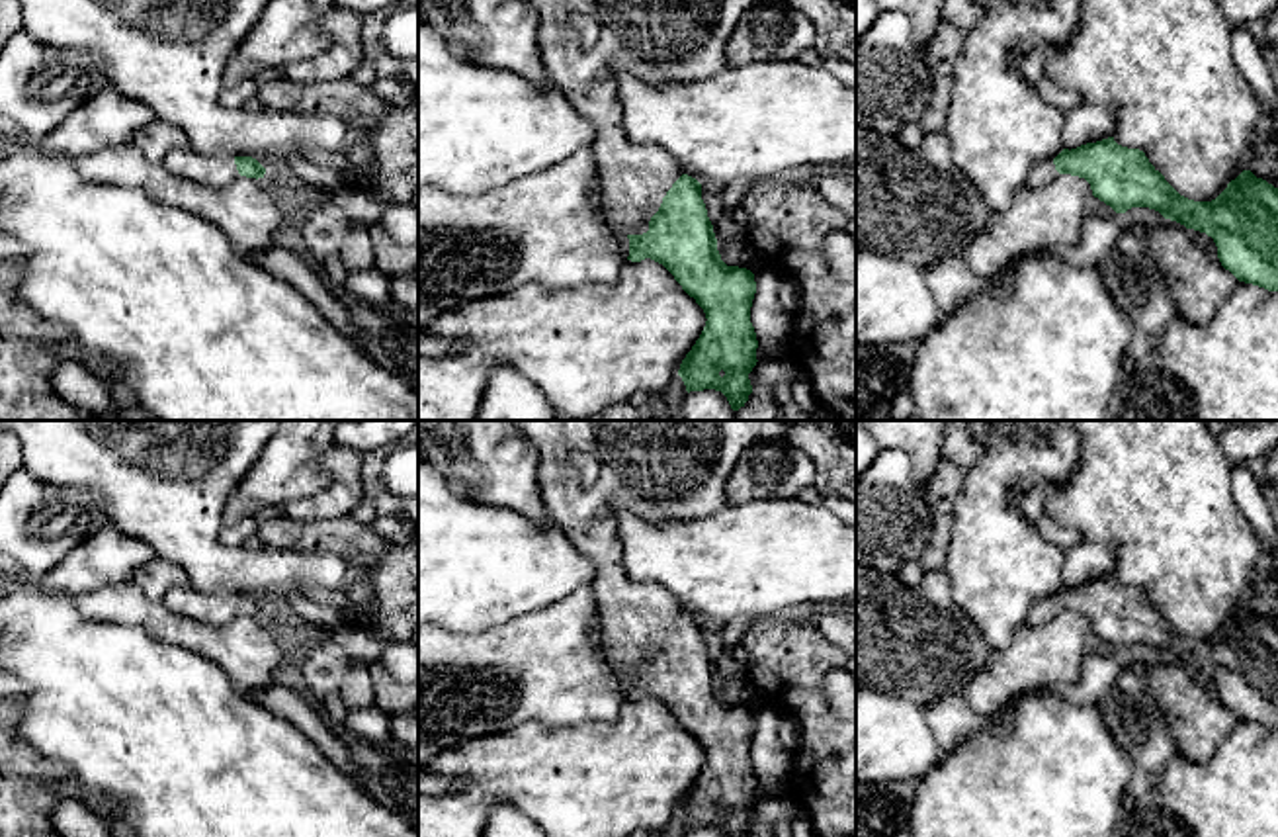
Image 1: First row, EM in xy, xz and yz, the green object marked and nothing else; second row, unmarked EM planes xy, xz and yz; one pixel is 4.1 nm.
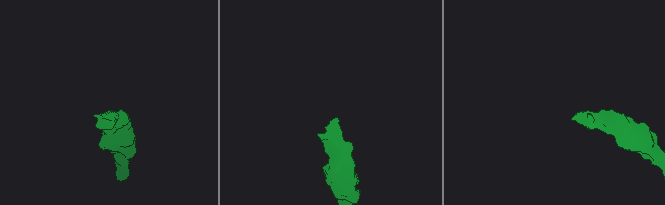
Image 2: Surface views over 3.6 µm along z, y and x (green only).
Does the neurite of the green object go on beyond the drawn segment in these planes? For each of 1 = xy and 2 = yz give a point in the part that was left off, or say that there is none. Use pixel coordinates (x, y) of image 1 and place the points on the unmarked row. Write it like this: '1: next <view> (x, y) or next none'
1: next xy (210, 609)
2: next yz (1042, 611)

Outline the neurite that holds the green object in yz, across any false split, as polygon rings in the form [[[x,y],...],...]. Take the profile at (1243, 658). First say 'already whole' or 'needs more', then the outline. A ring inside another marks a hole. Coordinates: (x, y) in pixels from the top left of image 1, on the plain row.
needs more; [[[1108,575],[1063,587],[1053,598],[1038,598],[1026,624],[1044,626],[1063,612],[1085,616],[1092,634],[1116,651],[1149,645],[1206,671],[1221,704],[1239,720],[1278,729],[1278,626],[1251,608],[1243,608],[1215,638],[1194,639],[1180,634],[1143,589]]]

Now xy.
needs more; [[[174,587],[160,600],[168,610],[211,626],[223,626],[236,618],[264,616],[266,606],[252,595],[209,595],[193,587]]]

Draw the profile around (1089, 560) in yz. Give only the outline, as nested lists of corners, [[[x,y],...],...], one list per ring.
[[[1083,538],[1065,551],[1063,587],[1077,587],[1112,575],[1116,550],[1110,544]]]

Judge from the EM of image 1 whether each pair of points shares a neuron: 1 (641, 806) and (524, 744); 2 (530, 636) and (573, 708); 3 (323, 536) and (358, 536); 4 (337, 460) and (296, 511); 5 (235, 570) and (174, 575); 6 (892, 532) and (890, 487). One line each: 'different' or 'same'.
1: same
2: same
3: same
4: same
5: different
6: same

